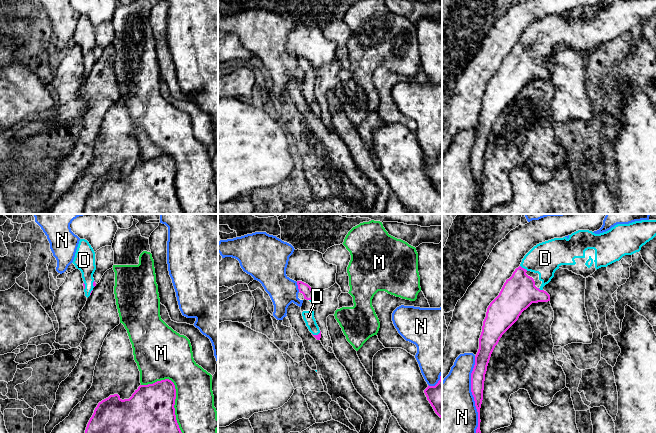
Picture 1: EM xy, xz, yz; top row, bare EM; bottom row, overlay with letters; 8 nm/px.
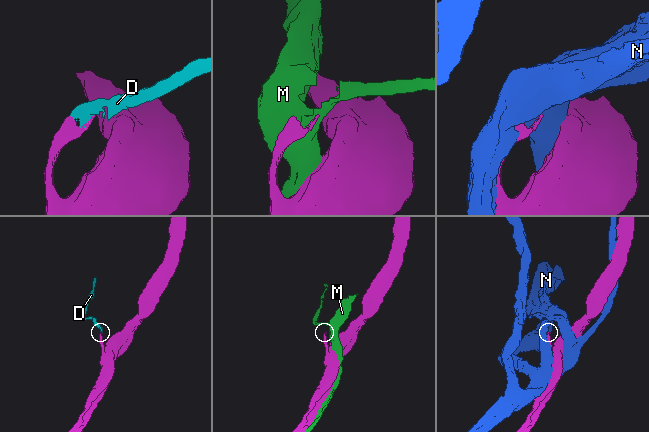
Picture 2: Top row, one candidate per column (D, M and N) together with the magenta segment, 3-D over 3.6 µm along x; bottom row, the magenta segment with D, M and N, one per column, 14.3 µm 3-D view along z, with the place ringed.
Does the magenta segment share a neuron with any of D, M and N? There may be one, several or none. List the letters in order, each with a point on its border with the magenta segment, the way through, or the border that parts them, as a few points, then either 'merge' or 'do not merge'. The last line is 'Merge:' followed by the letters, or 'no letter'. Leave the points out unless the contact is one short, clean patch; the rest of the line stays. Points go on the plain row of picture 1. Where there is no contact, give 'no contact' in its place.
D: meets magenta in yz at (523, 44); runs through yz (519, 67), (519, 50), (523, 44), (532, 37), (545, 34); merge
M: meets magenta in xy at (175, 170); do not merge
N: meets magenta in yz at (473, 172); do not merge
Merge: D

